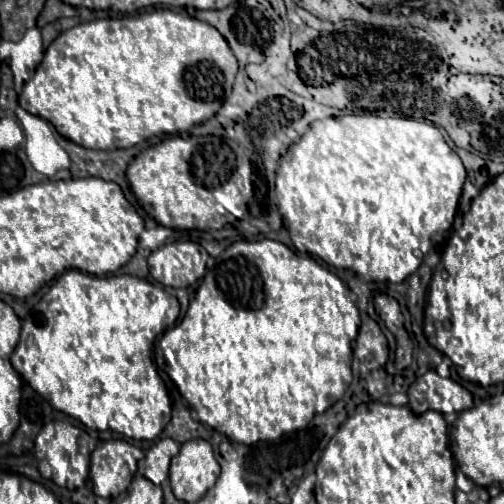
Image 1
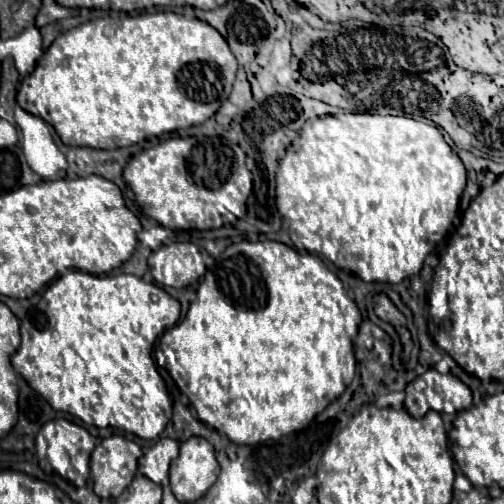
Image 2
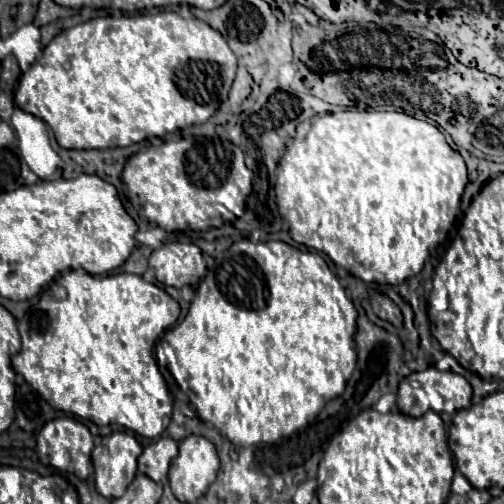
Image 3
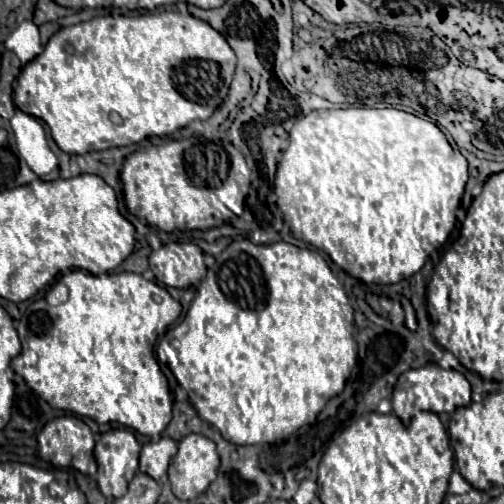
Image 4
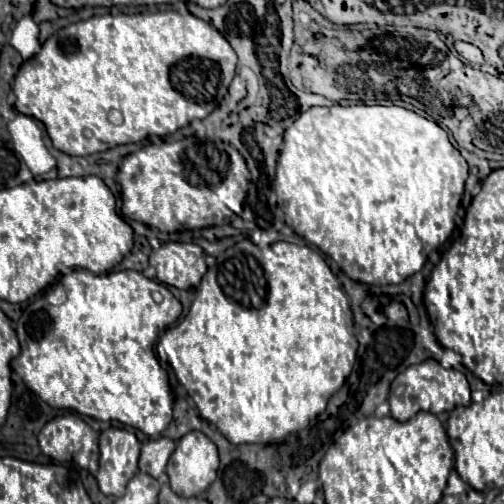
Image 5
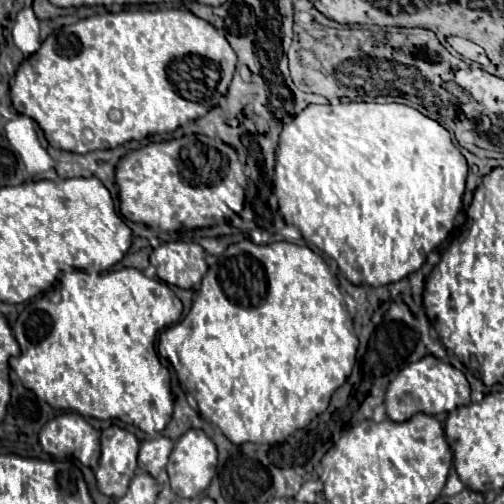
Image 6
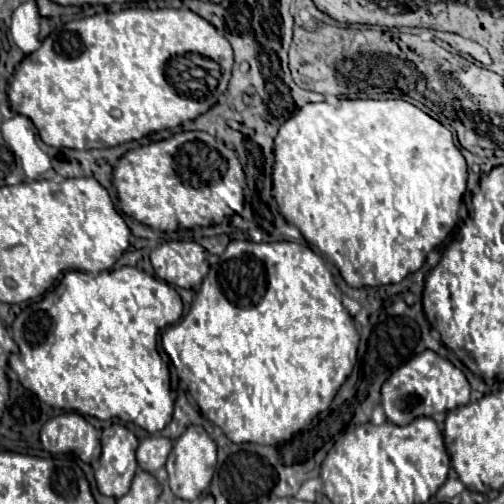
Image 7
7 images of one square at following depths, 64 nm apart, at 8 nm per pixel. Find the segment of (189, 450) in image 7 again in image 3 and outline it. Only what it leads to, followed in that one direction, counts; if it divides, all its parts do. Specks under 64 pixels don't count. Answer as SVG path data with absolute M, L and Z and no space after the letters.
M204 436L180 442L180 454L170 464L170 488L180 502L196 502L216 480L220 460L214 444Z

